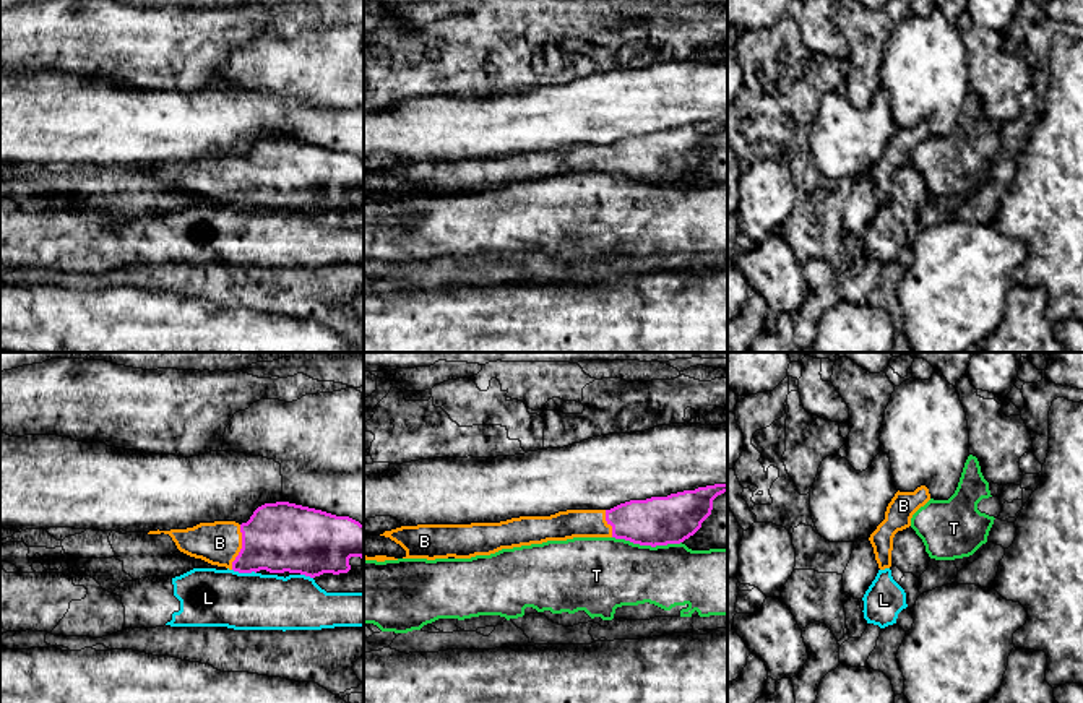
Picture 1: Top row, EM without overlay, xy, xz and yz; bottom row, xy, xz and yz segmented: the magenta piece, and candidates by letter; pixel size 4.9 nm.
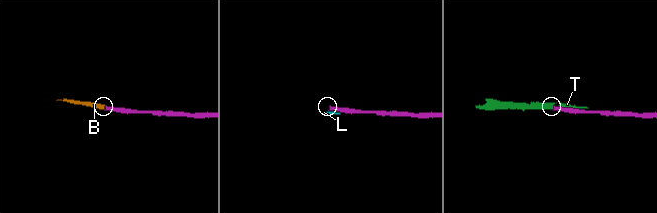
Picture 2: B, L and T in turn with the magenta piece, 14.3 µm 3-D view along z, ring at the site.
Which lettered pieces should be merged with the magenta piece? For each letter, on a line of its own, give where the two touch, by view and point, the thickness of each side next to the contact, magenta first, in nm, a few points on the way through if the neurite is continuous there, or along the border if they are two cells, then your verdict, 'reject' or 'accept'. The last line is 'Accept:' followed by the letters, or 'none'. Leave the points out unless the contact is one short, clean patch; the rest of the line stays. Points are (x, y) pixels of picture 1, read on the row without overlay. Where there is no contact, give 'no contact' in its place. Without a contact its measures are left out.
B: meets magenta in xy at (242, 184); 340 nm thick on the magenta side, 220 nm on the other; runs through xy (281, 172), (242, 184), (220, 179); accept
L: meets magenta in xy at (244, 208); 340 nm thick on the magenta side, 280 nm on the other; reject
T: meets magenta in xz at (647, 181); 240 nm thick on the magenta side, 360 nm on the other; border along xz (612, 172), (651, 182), (681, 179); reject
Accept: B

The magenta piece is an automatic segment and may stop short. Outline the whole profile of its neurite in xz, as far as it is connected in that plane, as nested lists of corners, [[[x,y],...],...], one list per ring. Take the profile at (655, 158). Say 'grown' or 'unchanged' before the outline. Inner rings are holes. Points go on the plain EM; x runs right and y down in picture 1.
grown; [[[714,120],[684,127],[667,133],[630,136],[611,146],[567,146],[550,153],[520,153],[500,159],[471,161],[417,161],[385,167],[380,172],[399,180],[406,192],[403,195],[471,195],[490,192],[502,185],[513,185],[547,177],[567,177],[573,174],[615,174],[640,182],[680,180],[693,172],[701,159],[711,151],[713,136],[727,128],[727,120]]]

